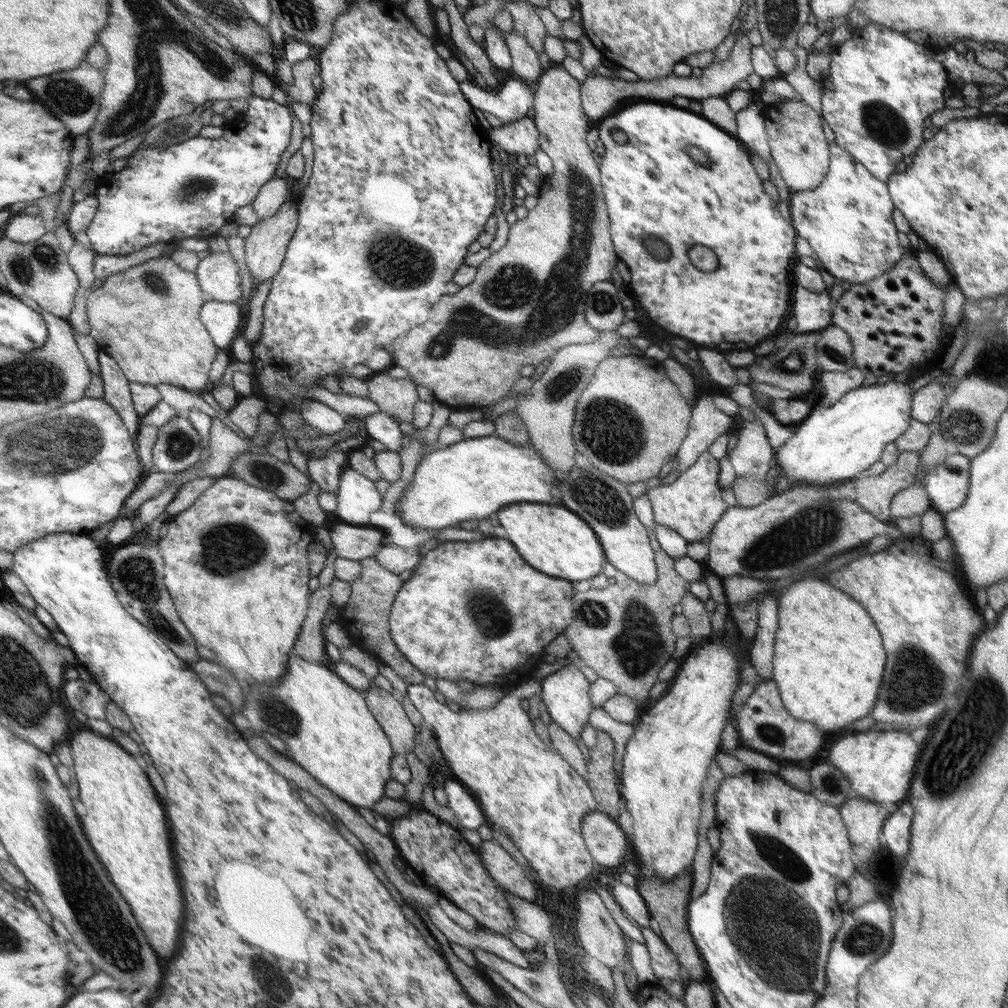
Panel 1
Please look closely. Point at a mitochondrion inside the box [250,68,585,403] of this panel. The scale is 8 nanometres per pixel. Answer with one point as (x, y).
(407, 266)

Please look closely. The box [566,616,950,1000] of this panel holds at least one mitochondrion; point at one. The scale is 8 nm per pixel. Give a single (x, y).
(783, 957)

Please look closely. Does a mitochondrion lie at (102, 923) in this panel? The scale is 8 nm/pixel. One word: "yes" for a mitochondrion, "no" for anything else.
yes

